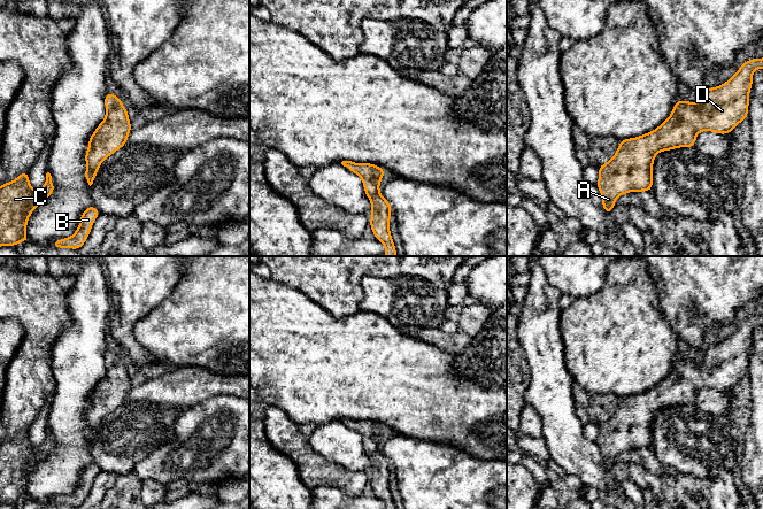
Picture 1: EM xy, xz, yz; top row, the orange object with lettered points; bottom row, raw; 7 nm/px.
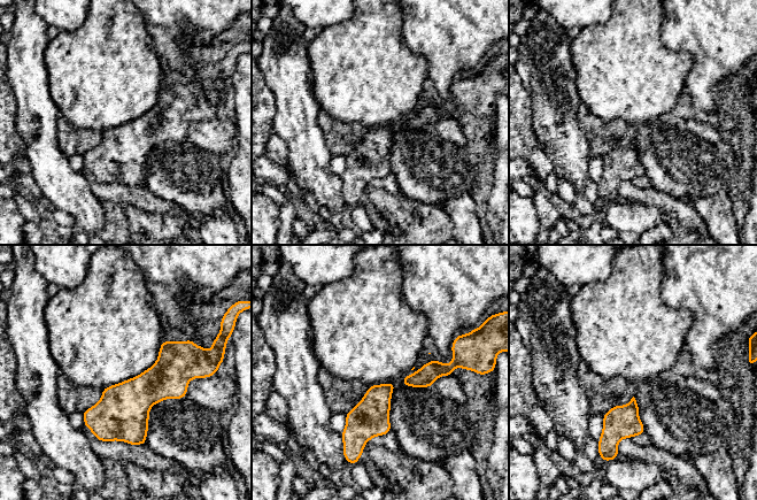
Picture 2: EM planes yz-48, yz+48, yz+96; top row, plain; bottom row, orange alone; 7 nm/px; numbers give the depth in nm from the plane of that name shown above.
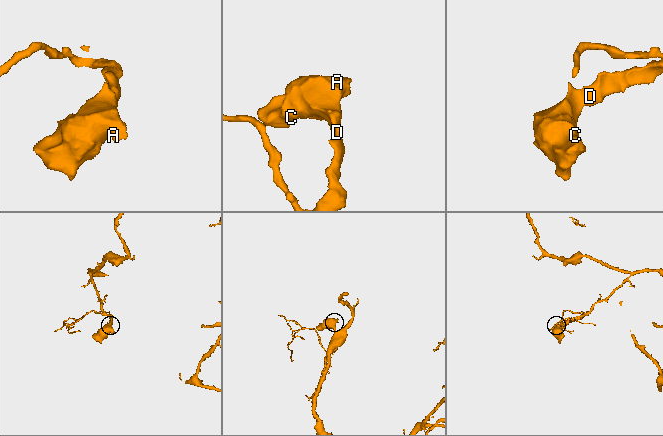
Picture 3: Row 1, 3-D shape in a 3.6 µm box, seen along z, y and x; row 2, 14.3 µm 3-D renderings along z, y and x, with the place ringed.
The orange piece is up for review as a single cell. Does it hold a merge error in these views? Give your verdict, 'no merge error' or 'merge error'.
no merge error

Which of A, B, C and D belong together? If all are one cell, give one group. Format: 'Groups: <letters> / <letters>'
Groups: A B C D

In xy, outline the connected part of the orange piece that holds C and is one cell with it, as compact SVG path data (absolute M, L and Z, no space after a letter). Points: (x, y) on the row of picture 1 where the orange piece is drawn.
M29 172L20 173L14 182L0 186L0 246L16 247L20 241L29 242L25 233L28 219L34 208L43 203L54 191L55 186L49 172L46 173L46 182L38 192L30 185Z

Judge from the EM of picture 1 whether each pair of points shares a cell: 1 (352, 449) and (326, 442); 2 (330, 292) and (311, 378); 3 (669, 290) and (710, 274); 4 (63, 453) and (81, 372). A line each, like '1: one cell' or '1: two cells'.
1: one cell
2: two cells
3: one cell
4: one cell

